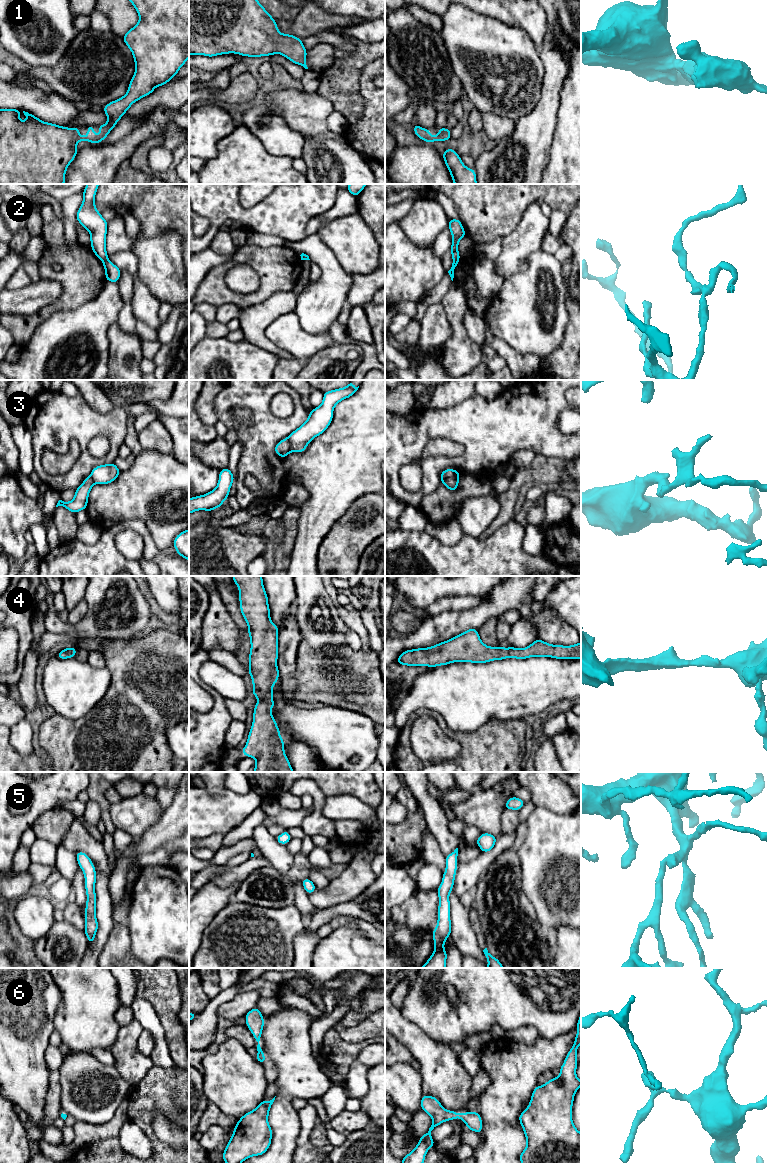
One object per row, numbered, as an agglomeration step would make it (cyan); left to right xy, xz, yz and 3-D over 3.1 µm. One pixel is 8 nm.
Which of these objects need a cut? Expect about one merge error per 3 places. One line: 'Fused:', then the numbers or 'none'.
Fused: 2, 3

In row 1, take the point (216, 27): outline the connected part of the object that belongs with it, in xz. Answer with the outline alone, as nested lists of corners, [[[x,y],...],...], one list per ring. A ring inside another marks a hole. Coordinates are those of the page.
[[[189,0],[189,55],[213,57],[229,53],[243,57],[278,53],[308,69],[302,39],[280,33],[276,21],[258,0]]]

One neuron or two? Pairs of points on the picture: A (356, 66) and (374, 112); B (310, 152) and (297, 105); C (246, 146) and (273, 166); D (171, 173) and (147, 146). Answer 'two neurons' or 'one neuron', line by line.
A: two neurons
B: two neurons
C: one neuron
D: one neuron

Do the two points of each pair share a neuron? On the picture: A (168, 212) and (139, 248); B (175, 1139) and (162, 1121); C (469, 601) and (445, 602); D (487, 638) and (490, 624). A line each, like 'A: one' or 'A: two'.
A: two
B: one
C: one
D: one

